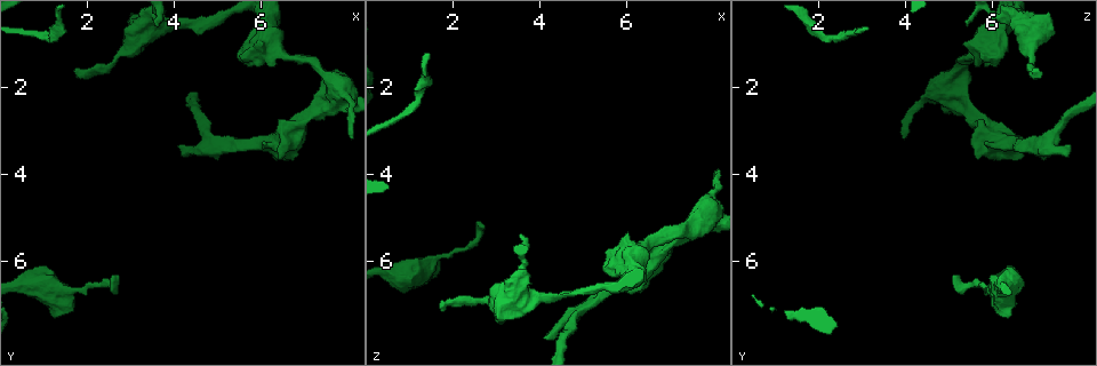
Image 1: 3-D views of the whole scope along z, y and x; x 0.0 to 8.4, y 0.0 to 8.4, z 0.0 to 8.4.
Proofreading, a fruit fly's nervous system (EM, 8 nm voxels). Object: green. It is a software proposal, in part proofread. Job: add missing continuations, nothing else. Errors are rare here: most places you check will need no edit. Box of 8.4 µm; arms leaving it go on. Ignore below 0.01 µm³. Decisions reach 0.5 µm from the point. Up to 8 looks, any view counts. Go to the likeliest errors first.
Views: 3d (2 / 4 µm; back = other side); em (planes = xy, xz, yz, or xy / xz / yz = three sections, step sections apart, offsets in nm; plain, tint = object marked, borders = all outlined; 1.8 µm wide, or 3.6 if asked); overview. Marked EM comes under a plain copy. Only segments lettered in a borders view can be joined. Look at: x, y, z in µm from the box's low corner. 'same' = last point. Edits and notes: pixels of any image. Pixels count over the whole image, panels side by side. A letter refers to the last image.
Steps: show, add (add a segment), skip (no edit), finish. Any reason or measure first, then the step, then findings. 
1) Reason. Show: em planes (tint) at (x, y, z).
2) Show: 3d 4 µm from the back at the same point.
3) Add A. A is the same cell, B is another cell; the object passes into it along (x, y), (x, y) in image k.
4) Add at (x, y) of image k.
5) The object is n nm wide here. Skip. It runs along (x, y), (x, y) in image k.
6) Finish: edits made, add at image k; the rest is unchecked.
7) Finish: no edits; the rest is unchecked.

Thin end. Show: em xz step 8 (tint) at (1.70, 1.65, 7.05).

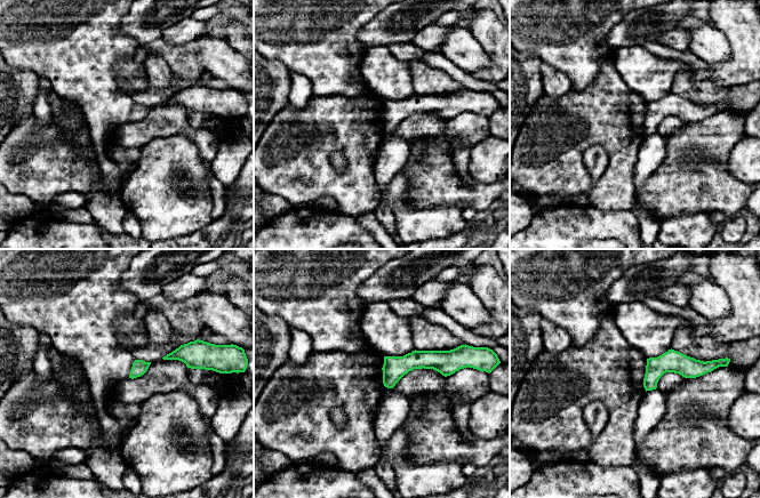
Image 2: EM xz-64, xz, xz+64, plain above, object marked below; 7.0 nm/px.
Cut it another way. Show: em planes (borders) at the same point.

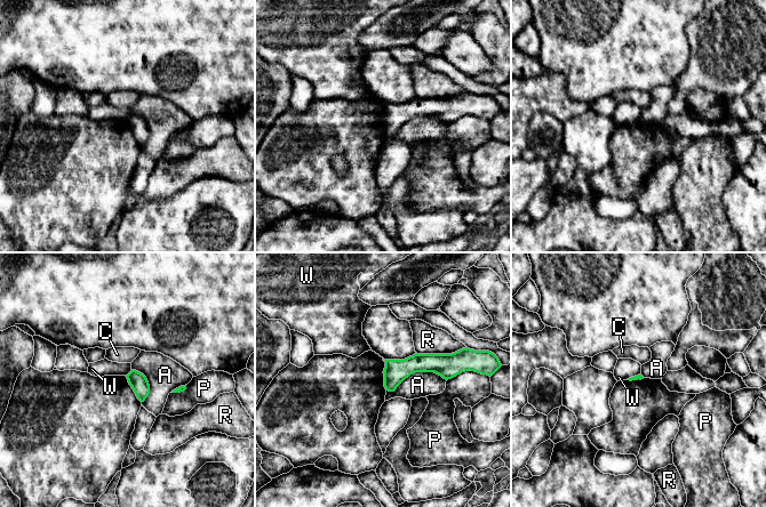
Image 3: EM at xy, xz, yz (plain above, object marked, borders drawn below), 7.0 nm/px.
Skip. A, C, P, R and W are other cells; a border runs along (132, 370), (126, 376) in image 3; no lettered segment goes on from it.

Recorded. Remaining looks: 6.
Free end. Show: 3d 4 µm at (1.20, 7.30, 6.35).

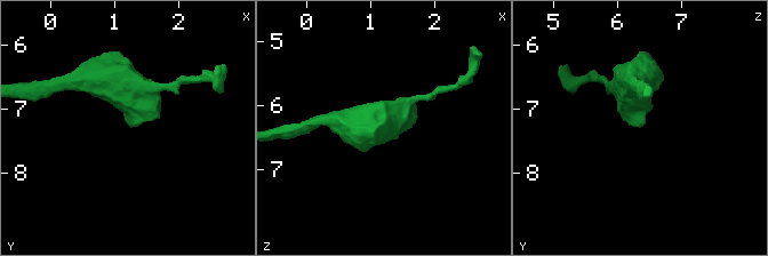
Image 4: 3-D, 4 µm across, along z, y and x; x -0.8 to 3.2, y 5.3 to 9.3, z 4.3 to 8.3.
Show: em 3.6 µm xz step 16 (borders) at (1.25, 7.30, 6.40).

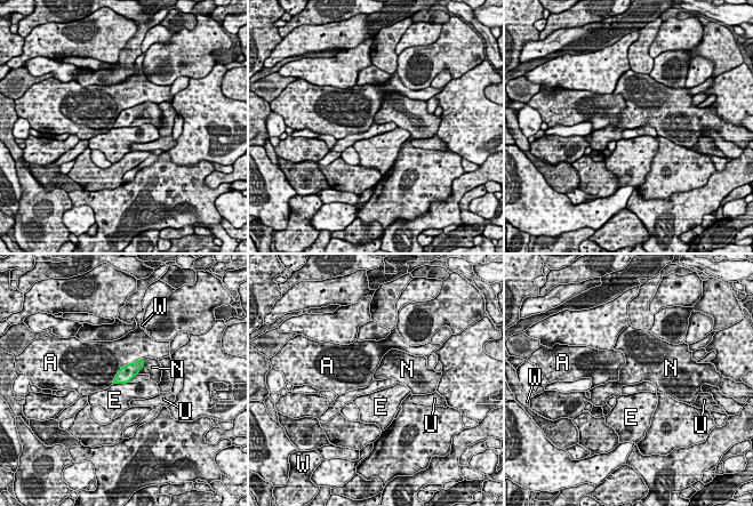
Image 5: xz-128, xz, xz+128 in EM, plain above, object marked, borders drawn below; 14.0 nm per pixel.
Show: em 3.6 µm planes (borders) at the same point.

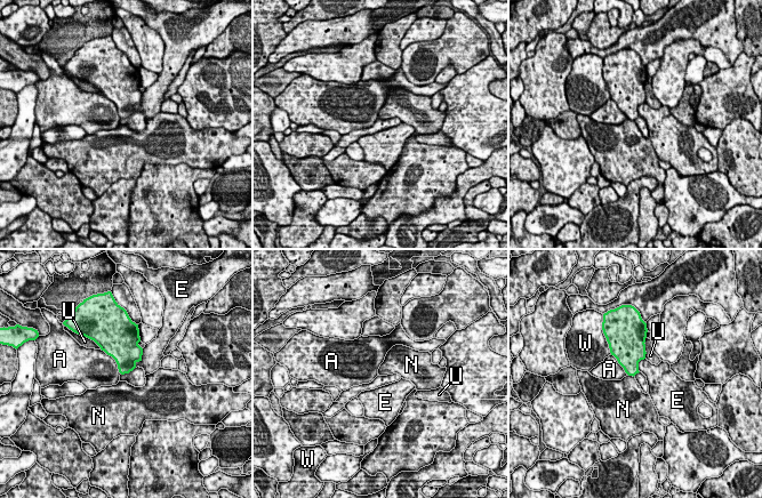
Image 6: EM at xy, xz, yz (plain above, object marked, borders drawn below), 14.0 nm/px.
Skip. A, E, N, U and W are other cells; no lettered segment goes on from it.

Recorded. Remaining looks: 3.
Thin end. Show: em planes (borders) at (3.60, 0.65, 5.40).

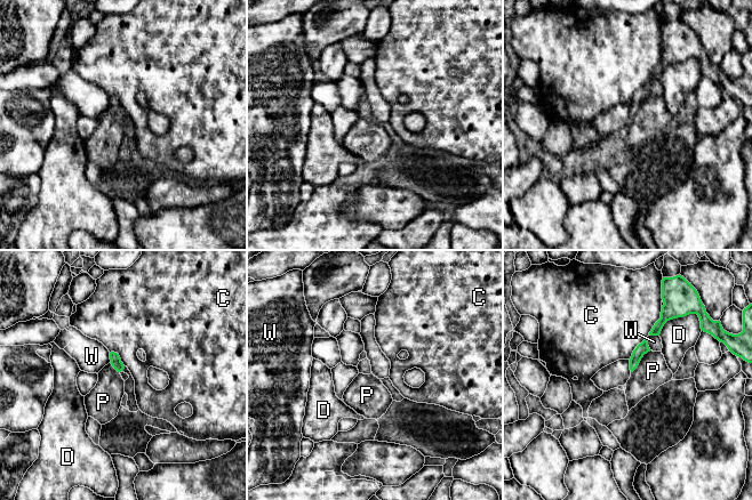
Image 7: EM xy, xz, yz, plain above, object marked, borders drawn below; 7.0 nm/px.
Skip. C, D, P and W are other cells; a border runs along (650, 351), (631, 372) in image 7; no lettered segment goes on from it.

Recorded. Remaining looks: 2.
Finish: no edits; the rest is unchecked.

